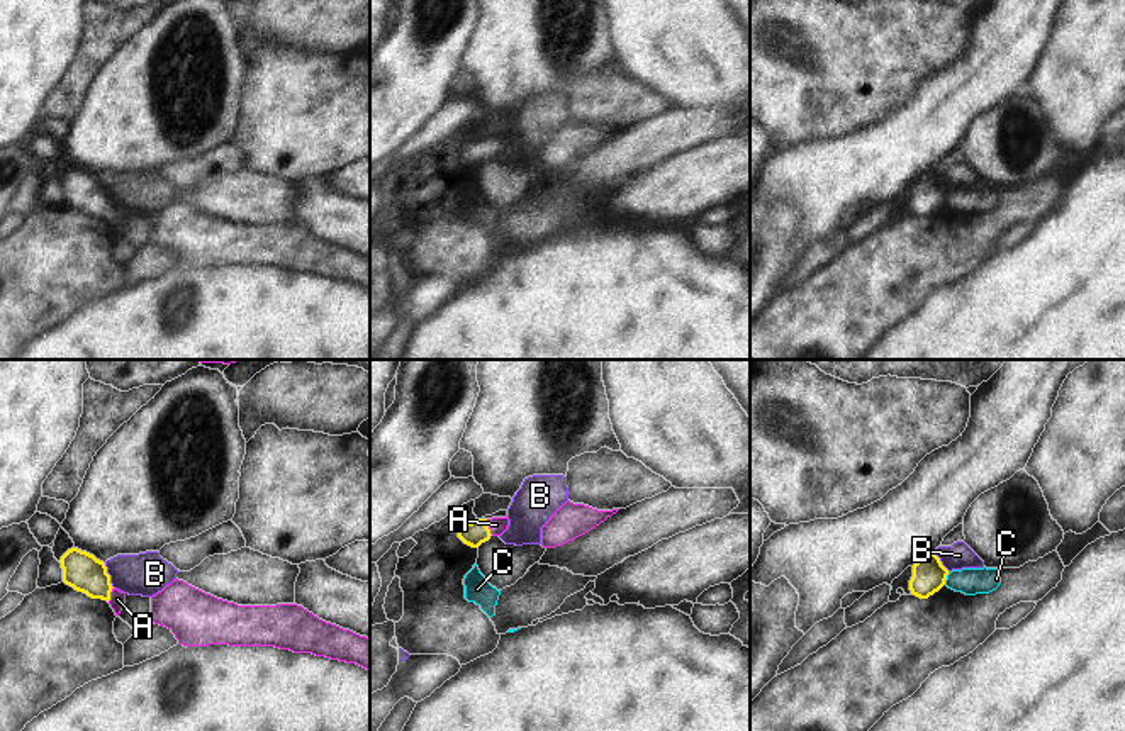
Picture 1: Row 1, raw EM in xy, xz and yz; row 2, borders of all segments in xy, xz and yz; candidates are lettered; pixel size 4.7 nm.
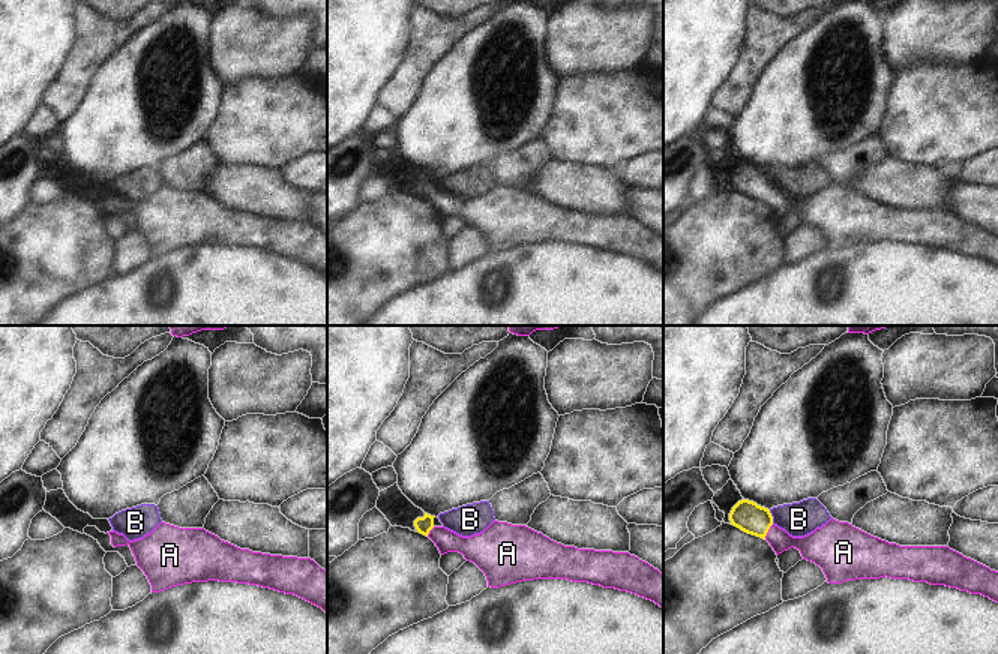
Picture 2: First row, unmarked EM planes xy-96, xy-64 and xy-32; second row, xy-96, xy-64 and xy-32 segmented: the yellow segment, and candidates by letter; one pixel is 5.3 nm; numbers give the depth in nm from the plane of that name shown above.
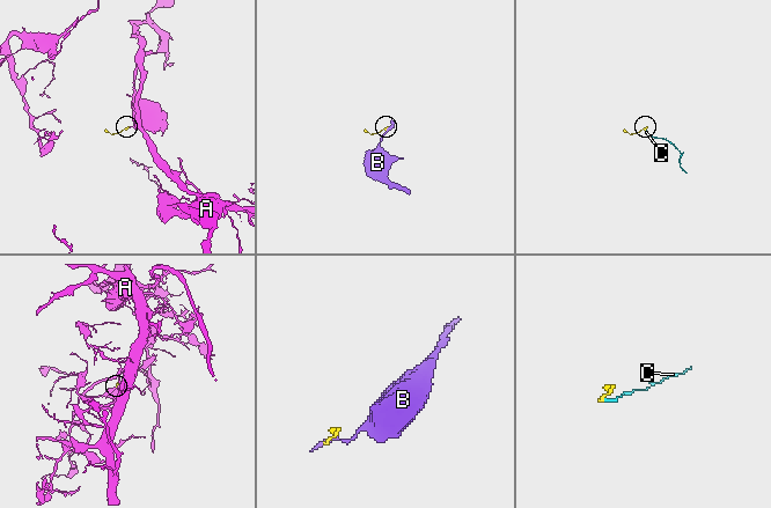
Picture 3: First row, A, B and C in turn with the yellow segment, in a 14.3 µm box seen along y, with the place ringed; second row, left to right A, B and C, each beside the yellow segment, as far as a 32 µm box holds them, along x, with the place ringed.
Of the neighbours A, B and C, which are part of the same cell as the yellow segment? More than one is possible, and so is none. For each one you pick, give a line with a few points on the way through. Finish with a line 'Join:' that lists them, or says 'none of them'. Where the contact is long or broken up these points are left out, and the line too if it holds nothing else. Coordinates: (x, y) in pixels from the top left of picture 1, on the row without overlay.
A: Path across: xz (474, 153), (487, 148), (496, 145)
Join: A.

